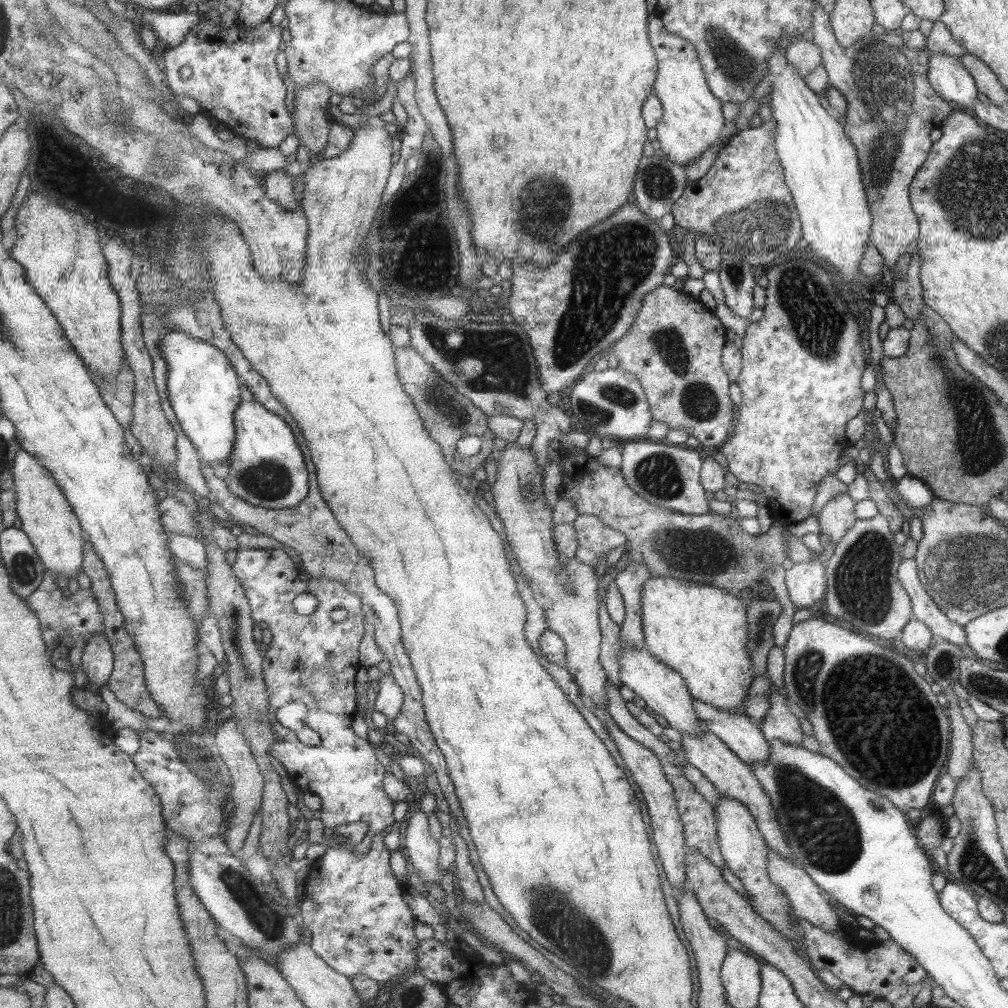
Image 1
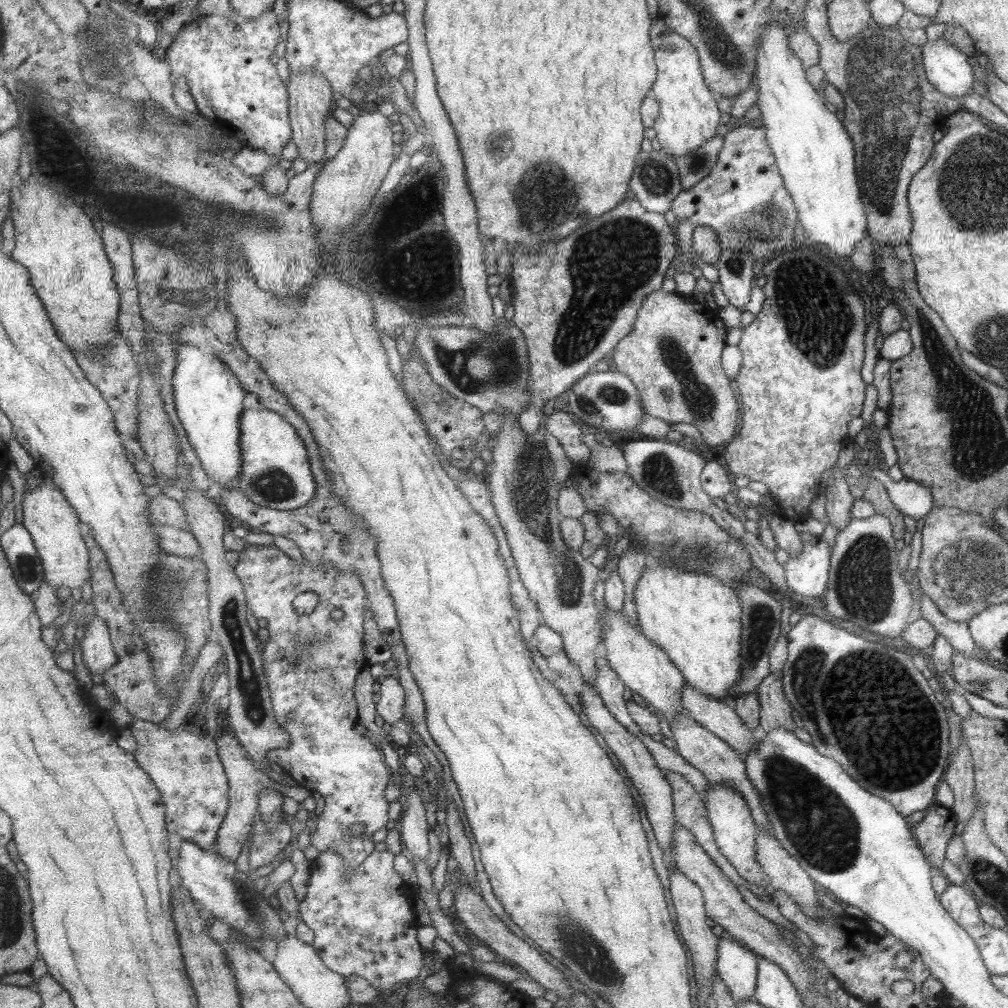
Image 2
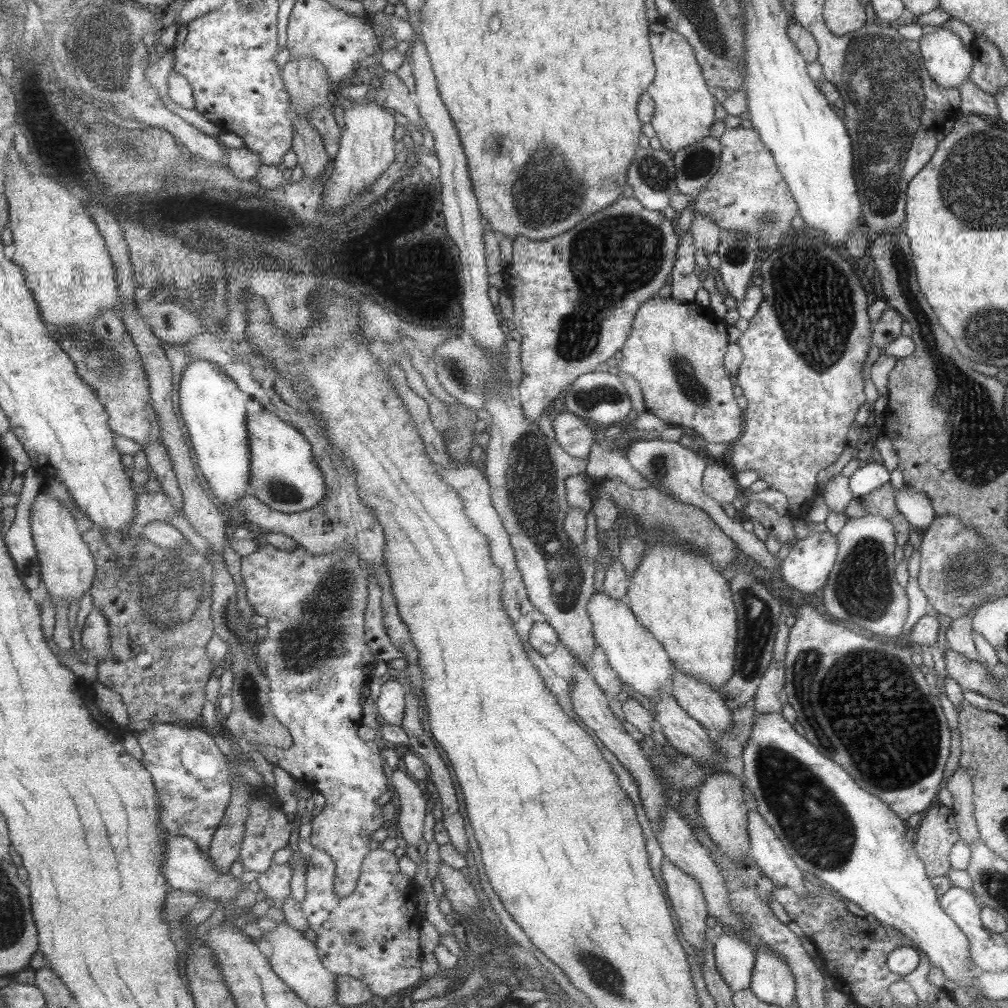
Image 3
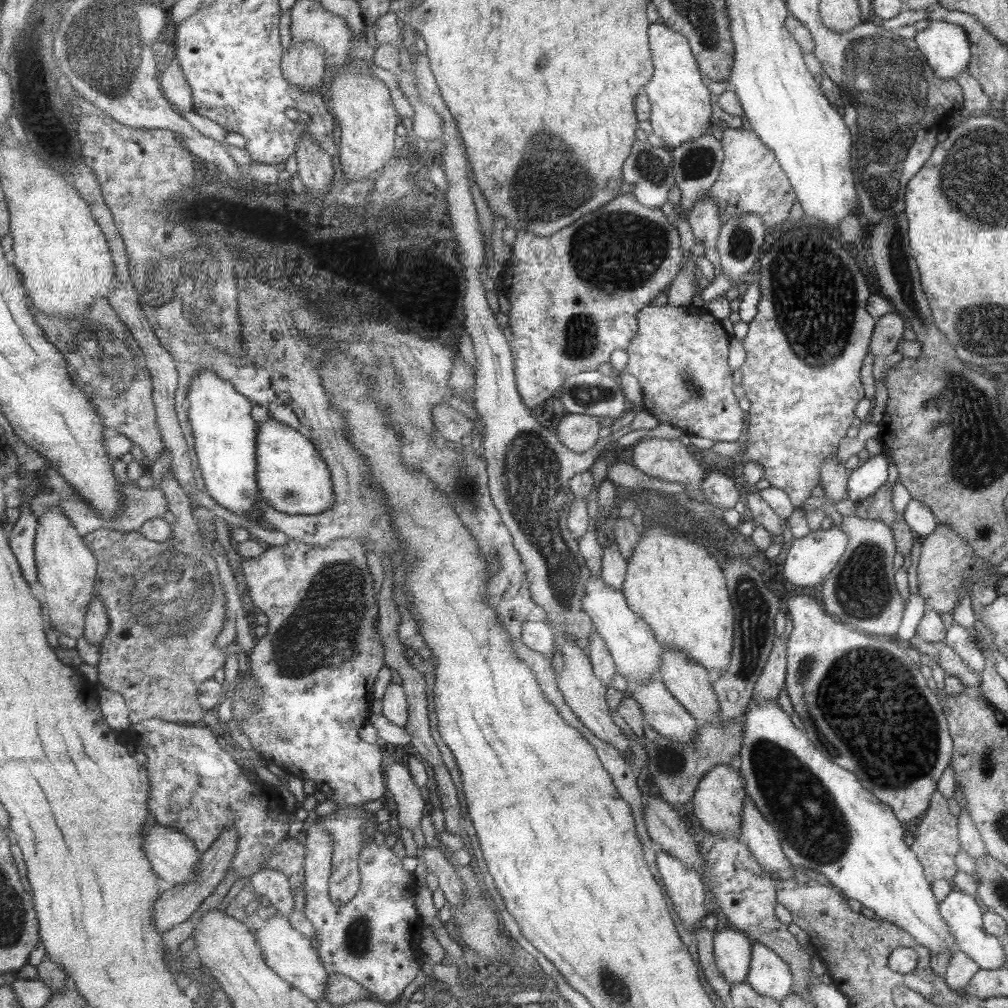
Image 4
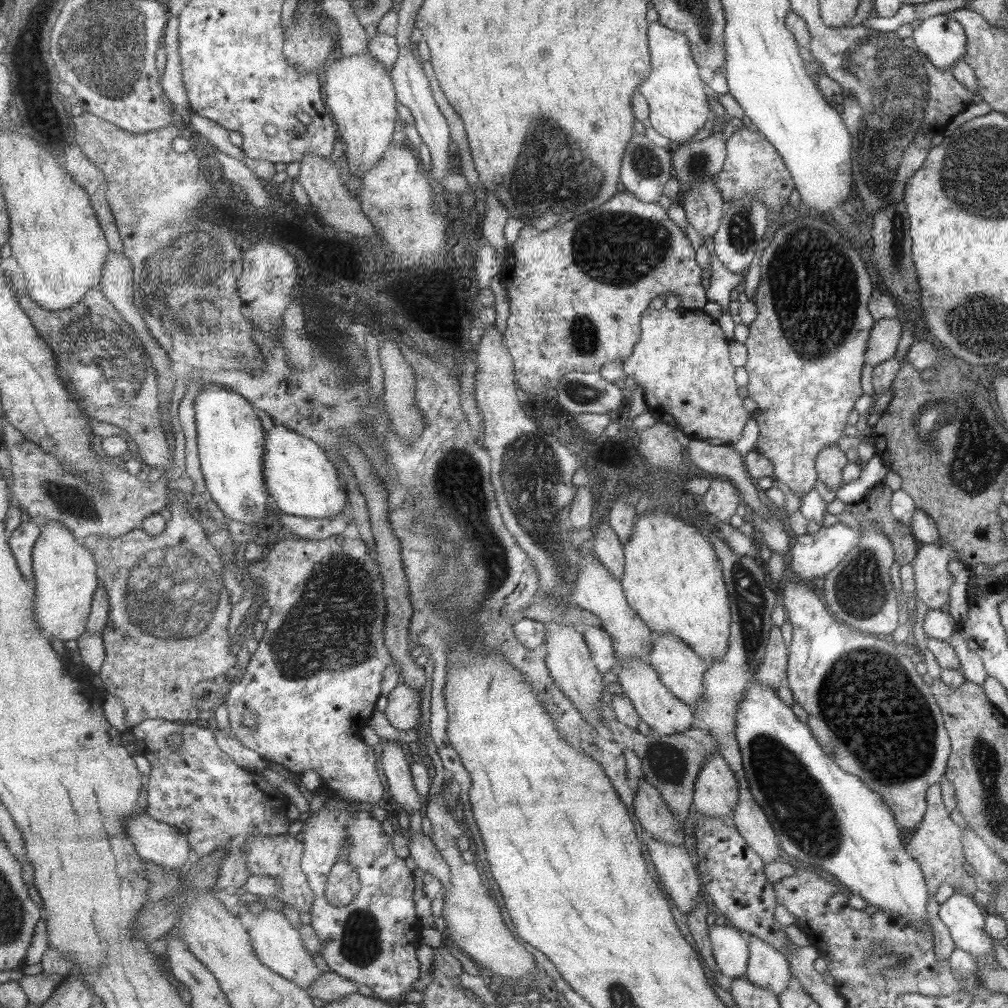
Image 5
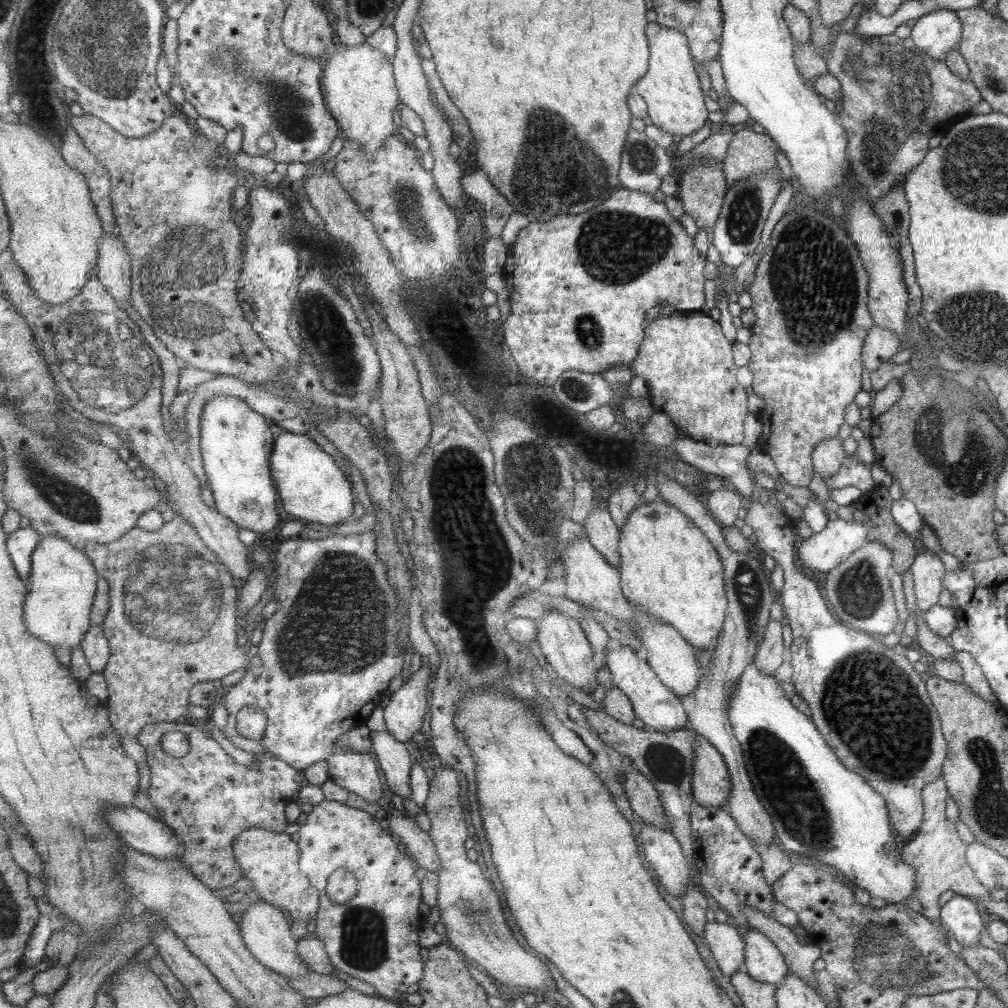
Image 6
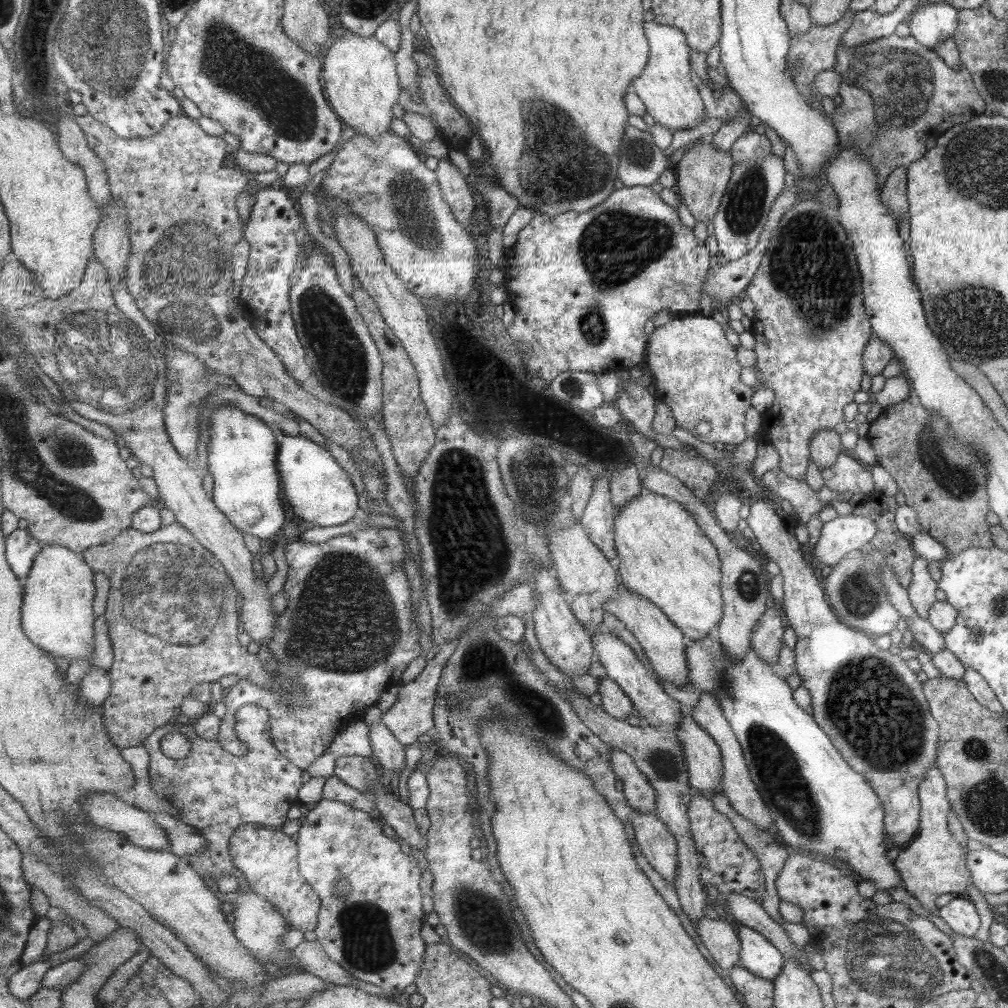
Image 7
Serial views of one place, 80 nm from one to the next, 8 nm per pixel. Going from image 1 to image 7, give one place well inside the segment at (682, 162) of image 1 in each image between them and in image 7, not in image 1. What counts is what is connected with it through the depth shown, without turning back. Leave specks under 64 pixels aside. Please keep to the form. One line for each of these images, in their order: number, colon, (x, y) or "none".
2: (688, 116)
3: (683, 111)
4: (679, 103)
5: (677, 104)
6: (674, 101)
7: (668, 96)

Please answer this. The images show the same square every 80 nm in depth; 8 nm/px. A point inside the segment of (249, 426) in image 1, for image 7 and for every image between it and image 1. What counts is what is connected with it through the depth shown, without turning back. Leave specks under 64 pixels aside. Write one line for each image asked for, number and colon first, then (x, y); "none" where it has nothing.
2: (276, 473)
3: (285, 476)
4: (294, 478)
5: (300, 476)
6: (310, 485)
7: (321, 493)

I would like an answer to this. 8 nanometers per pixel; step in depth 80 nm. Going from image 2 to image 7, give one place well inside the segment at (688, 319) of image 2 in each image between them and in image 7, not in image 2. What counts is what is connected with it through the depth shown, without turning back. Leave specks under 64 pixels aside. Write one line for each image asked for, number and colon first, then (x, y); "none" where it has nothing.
3: (675, 352)
4: (679, 357)
5: (680, 363)
6: (685, 362)
7: (694, 369)

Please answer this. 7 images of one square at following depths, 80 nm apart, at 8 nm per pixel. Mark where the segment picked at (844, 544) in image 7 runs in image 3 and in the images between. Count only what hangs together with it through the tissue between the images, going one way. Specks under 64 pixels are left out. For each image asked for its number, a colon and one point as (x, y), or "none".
3: (806, 568)
4: (809, 560)
5: (813, 555)
6: (822, 551)

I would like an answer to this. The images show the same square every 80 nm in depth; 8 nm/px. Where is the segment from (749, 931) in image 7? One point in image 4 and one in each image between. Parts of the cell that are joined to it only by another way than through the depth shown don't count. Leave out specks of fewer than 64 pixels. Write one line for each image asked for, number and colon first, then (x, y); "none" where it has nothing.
4: (768, 975)
5: (767, 968)
6: (763, 961)

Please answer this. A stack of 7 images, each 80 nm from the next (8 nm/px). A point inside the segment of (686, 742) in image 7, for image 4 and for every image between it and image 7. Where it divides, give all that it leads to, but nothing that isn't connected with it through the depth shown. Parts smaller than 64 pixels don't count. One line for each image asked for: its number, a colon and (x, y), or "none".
4: (717, 803)
5: (714, 795)
6: (711, 784)

